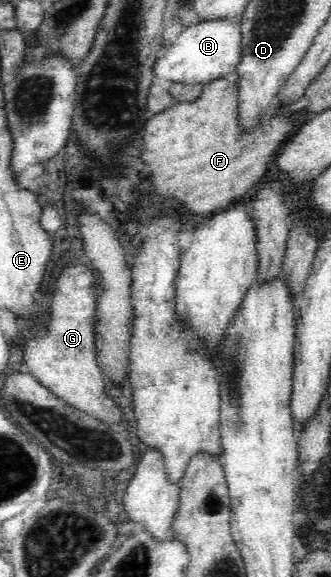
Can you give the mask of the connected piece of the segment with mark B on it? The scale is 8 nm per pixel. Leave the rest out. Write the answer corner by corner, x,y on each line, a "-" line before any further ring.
241,16
229,18
207,19
189,25
182,30
175,41
163,42
165,56
158,58
155,64
156,78
163,78
183,83
201,82
207,84
221,75
236,72
243,58
243,31
241,31

